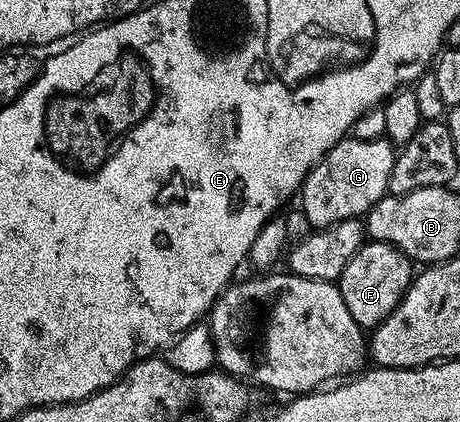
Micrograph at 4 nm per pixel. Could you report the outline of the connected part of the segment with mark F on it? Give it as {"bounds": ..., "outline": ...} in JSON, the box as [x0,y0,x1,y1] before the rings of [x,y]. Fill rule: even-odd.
{"bounds":[336,241,412,329],"outline":[[[366,241],[336,280],[348,313],[363,329],[373,329],[383,323],[400,305],[404,293],[410,288],[412,260],[390,243]]]}

